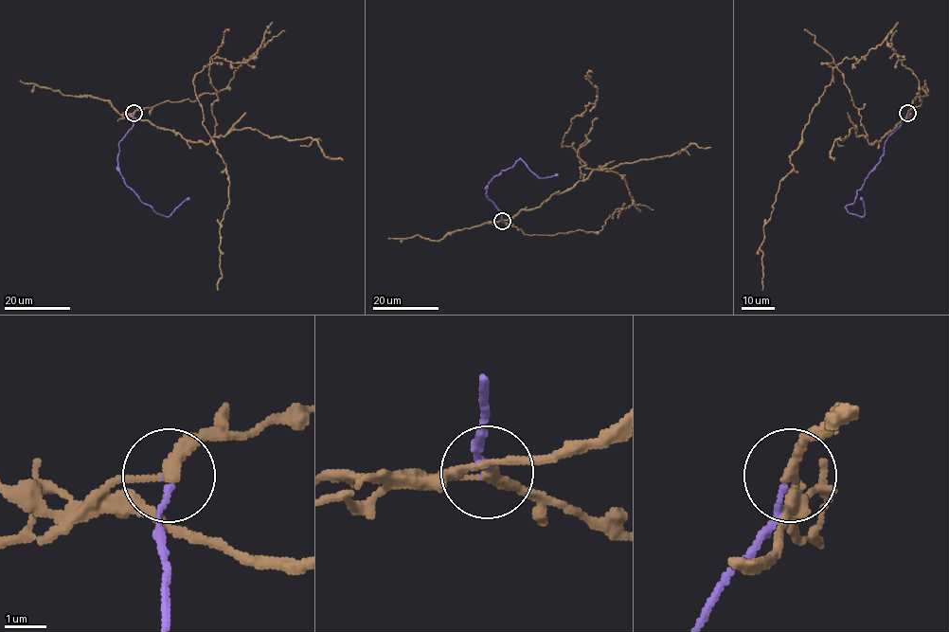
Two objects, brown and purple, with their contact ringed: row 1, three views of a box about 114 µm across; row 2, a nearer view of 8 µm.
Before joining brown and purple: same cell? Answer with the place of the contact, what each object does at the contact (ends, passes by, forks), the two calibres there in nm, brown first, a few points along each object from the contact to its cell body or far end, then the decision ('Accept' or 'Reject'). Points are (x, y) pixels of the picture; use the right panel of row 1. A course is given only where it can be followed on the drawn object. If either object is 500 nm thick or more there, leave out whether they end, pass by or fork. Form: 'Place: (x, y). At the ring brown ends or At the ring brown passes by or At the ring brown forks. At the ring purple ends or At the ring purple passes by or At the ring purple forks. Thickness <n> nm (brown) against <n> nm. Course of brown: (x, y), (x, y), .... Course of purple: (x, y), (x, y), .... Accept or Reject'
Place: (907, 113). At the ring brown passes by. At the ring purple ends. Thickness 240 nm (brown) against 110 nm. Course of brown: (907, 113), (894, 130), (870, 144), (839, 64), (832, 69), (763, 227), (762, 290). Course of purple: (907, 113), (887, 137), (880, 161), (854, 202), (846, 207), (861, 217), (860, 198). Reject

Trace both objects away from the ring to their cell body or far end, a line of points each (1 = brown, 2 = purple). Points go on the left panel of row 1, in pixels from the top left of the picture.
1: (134, 113), (207, 144), (215, 134), (211, 106), (218, 98), (210, 64), (192, 83), (229, 184), (218, 290)
2: (133, 113), (133, 126), (118, 144), (117, 171), (124, 184), (155, 212), (168, 217), (189, 198)

